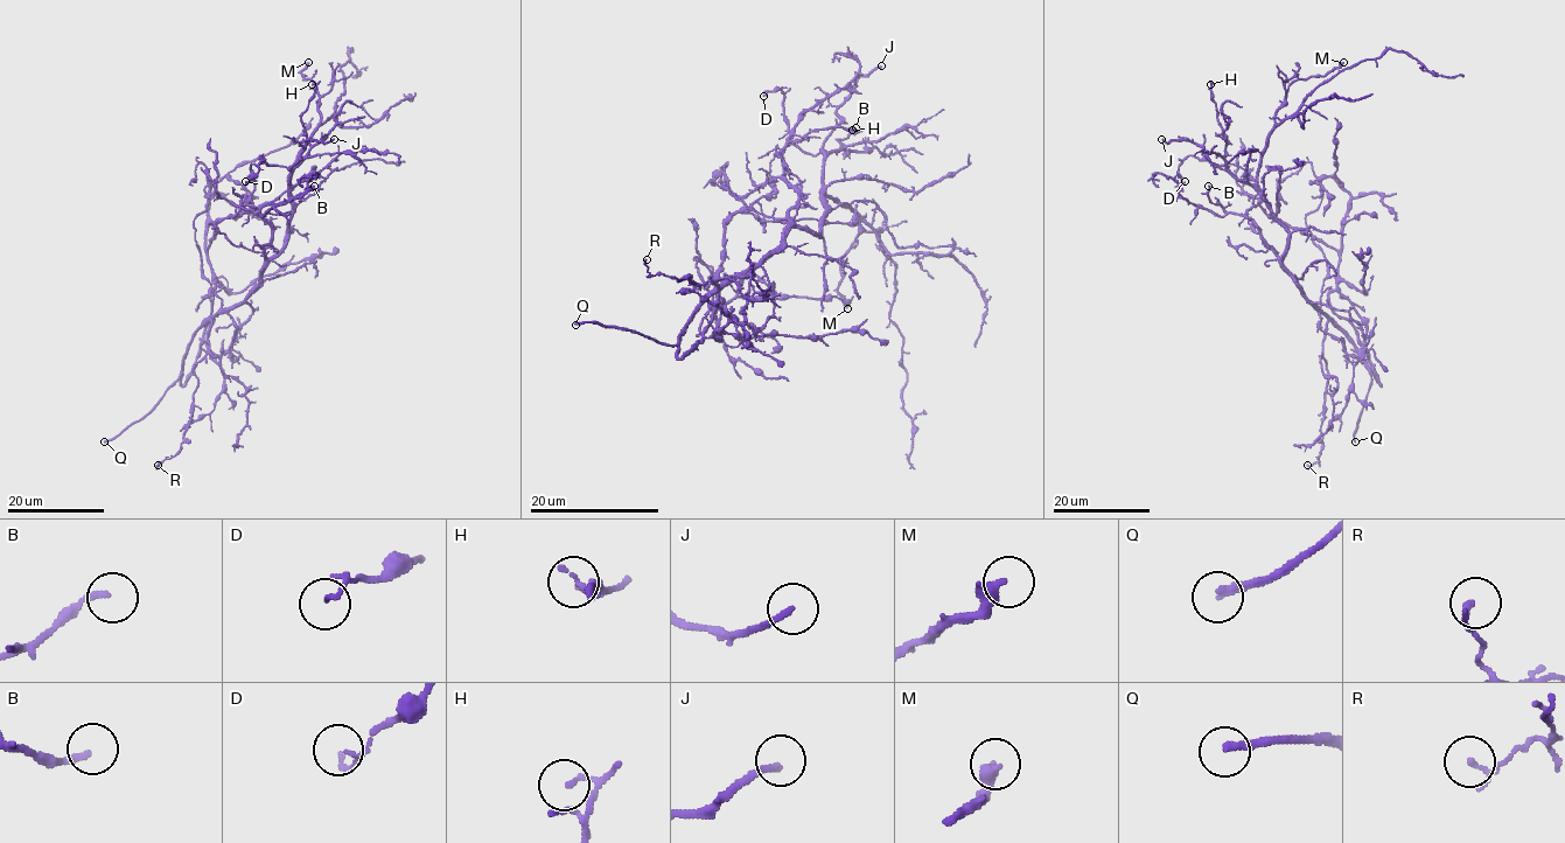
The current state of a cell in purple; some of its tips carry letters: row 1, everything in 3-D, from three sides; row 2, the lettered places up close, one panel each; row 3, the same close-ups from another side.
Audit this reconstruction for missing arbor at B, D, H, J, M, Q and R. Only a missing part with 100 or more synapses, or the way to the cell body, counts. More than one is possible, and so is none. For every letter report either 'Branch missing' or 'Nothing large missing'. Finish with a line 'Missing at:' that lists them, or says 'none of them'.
B: Nothing large missing
D: Nothing large missing
H: Nothing large missing
J: Nothing large missing
M: Nothing large missing
Q: Branch missing
R: Nothing large missing
Missing at: Q

